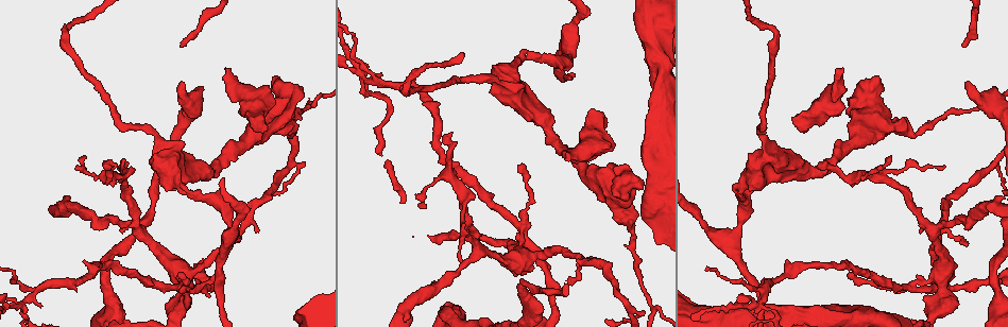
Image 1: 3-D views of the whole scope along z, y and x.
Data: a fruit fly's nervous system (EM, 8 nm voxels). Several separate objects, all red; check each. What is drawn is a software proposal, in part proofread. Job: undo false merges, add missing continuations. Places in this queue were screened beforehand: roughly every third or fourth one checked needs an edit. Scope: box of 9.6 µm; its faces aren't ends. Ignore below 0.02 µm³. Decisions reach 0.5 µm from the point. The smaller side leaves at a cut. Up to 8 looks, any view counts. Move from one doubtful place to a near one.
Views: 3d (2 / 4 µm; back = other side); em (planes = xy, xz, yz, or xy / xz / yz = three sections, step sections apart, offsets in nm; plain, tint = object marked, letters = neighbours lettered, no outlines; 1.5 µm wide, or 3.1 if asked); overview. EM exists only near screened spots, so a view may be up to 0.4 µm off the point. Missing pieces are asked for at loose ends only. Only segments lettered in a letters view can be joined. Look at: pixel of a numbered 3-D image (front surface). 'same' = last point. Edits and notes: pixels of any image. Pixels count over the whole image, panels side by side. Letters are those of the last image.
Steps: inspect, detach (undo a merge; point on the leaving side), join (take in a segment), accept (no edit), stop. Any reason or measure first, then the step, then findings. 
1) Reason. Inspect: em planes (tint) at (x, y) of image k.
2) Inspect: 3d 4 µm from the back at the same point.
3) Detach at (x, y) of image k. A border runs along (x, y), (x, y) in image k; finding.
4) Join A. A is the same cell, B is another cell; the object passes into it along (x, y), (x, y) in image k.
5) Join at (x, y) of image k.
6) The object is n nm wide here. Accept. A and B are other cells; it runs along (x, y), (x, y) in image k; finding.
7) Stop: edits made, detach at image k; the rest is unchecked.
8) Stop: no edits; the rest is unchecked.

Branch stops here. Inspect: em planes (letters) at (640, 188) of image 1.

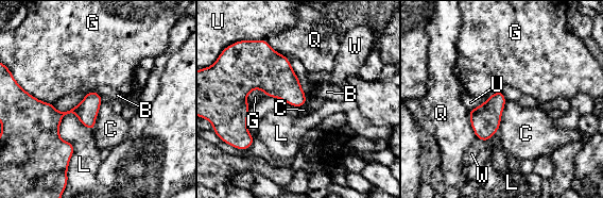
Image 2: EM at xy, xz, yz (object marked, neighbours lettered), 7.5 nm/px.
Accept. B, C, G, L, Q, U and W are other cells; a border runs along (506, 101), (500, 127), (486, 141) in image 2; none of them fits.

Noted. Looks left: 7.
Thin neck. Inspect: em xz step 8 (tint) at (527, 56) of image 1.

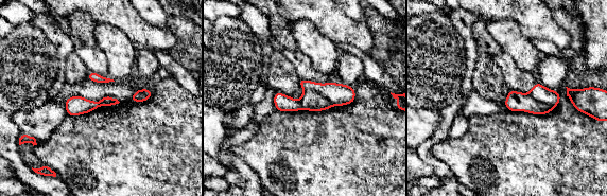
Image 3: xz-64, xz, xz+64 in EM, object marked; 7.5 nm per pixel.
Cut it another way. Inspect: em planes (letters) at the same point.

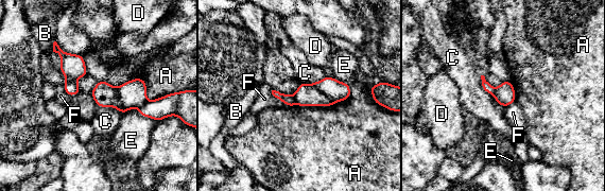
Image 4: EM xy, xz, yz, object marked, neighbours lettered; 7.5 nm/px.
The object is 160 nm wide here. Detach at (133, 93) of image 4. A, B, C, D, E and F are other cells; a border runs along (115, 87), (121, 104), (133, 108) in image 4; a second neuron is stuck on.

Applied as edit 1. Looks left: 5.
Stop: edits made, detach at image 4; the rest is unchecked.

